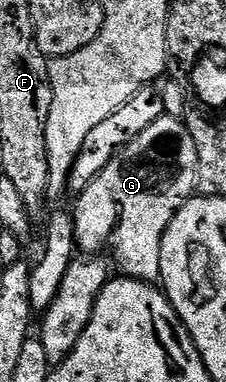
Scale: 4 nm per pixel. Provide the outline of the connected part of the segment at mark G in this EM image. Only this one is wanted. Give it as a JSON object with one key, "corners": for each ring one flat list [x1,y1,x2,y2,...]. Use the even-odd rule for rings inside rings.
{"corners":[[163,115,159,122,151,122,135,142,131,142,76,197,77,209,72,209,76,247,85,254,97,254,101,248,113,248,112,263,122,277,131,280,160,281,161,247,165,231,175,214,184,204,192,200,197,192,197,175,199,174,199,154,195,138,186,126,184,119]]}

